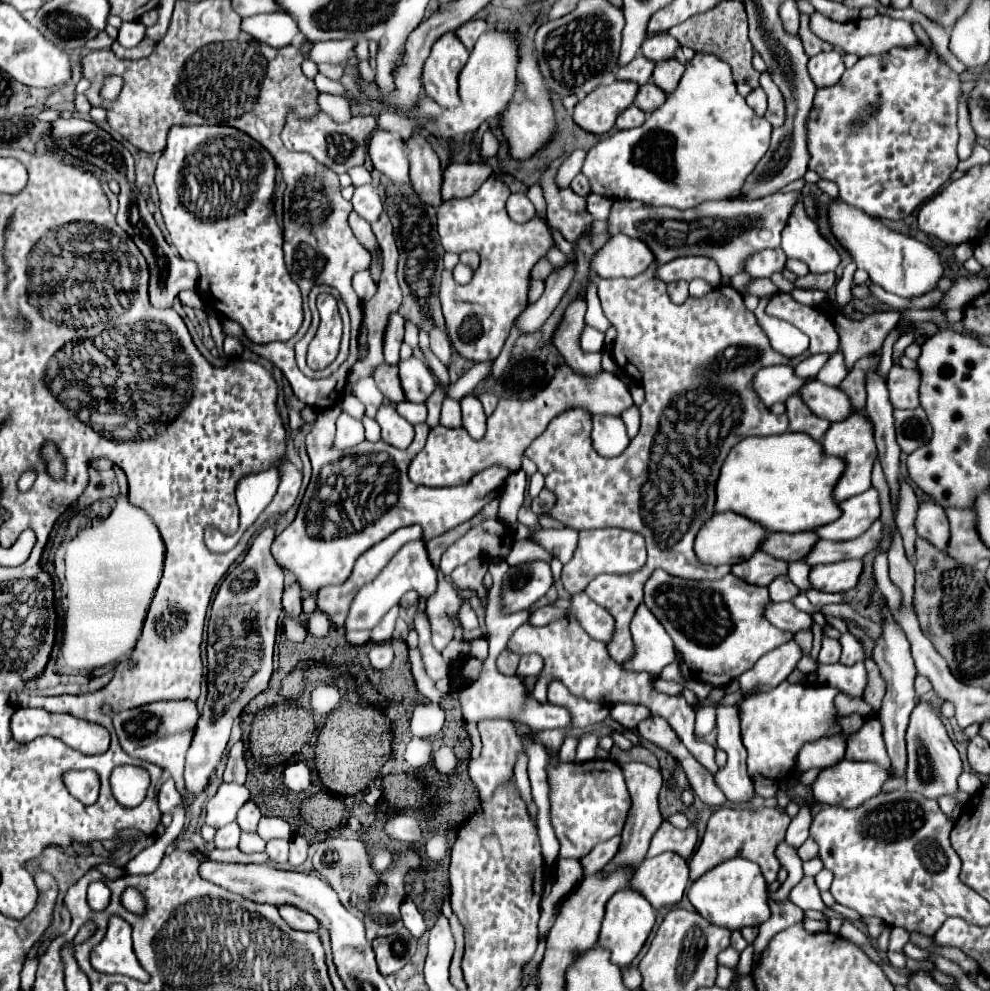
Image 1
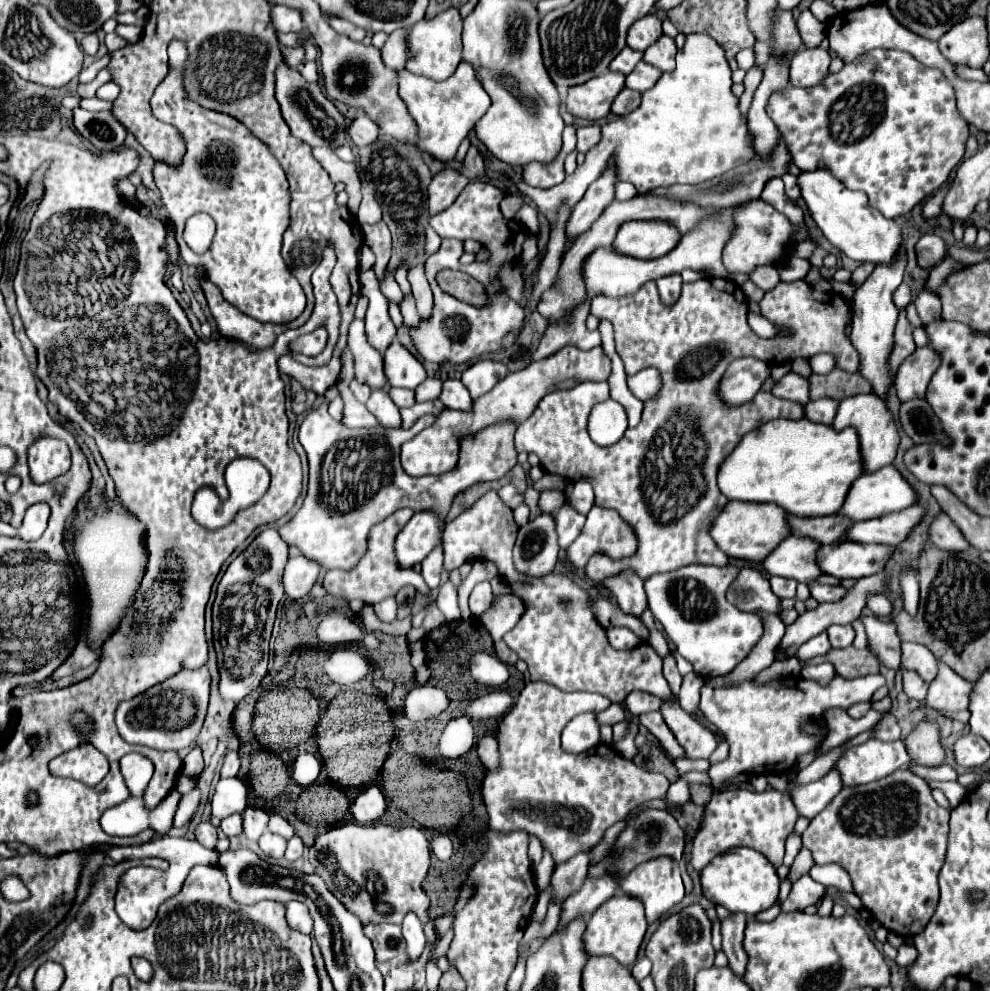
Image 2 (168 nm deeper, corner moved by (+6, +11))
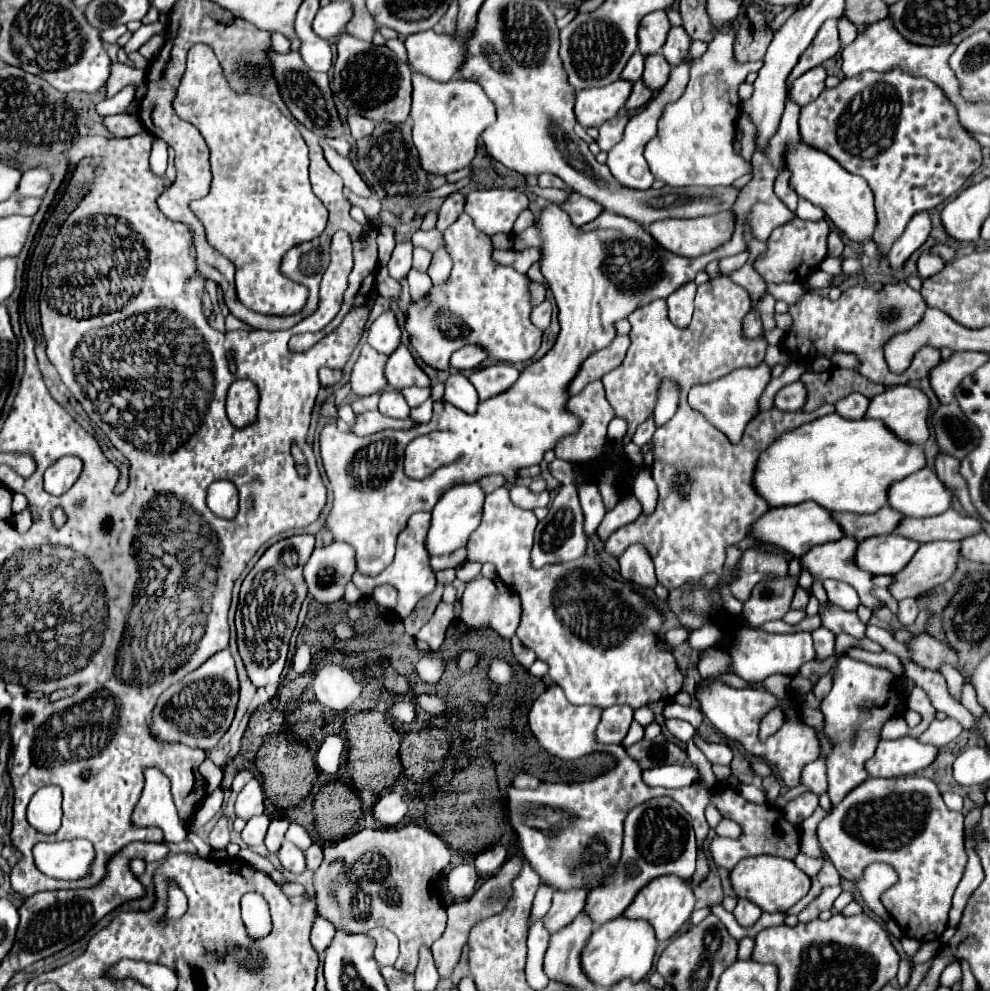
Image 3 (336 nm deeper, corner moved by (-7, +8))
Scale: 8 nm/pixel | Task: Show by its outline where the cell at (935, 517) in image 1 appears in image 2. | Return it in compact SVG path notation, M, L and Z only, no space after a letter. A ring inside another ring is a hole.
M940 512L930 528L928 528L928 534L930 534L930 542L938 548L944 548L944 550L954 550L954 552L960 552L960 550L968 550L968 542L964 540L962 532L954 526L954 522L944 514Z

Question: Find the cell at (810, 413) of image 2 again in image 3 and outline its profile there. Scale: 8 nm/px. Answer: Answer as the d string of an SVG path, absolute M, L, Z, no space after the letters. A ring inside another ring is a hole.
M851 393L851 395L847 395L845 399L837 401L835 407L837 407L837 413L839 413L841 417L861 419L861 417L865 415L867 407L869 407L869 399L867 399L865 395L861 395L861 393Z

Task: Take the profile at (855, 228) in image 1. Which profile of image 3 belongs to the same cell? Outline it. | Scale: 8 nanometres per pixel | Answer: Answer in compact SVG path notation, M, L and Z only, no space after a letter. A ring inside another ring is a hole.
M799 141L797 145L787 145L785 161L787 169L791 171L791 187L799 197L821 207L833 221L833 225L841 233L845 233L851 241L861 245L873 241L873 229L877 225L877 217L875 217L873 191L865 183L865 179L861 179L859 175L851 175L831 155L827 155L825 151L817 151L815 147L809 147L803 141Z

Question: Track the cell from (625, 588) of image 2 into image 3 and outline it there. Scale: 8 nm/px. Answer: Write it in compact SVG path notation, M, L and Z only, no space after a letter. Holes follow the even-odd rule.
M629 545L621 557L621 575L627 581L635 581L641 587L655 587L657 579L655 579L655 569L653 569L653 561L647 553L647 549L643 545Z

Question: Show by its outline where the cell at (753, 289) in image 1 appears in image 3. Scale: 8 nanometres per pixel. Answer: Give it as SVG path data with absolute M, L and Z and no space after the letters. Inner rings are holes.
M827 257L823 263L821 263L821 271L827 271L827 273L833 273L833 275L839 275L843 273L841 271L841 263L843 263L845 257Z

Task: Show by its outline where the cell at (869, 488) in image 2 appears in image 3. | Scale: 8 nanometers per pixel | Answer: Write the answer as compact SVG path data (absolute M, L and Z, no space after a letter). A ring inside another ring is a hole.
M929 467L889 487L889 505L905 517L931 517L945 513L953 503L953 497L953 491L949 491Z

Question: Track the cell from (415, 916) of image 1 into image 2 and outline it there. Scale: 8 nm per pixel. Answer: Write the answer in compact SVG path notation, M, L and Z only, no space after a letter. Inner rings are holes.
M408 912L408 916L404 916L404 922L402 922L402 934L406 938L406 944L408 944L408 956L414 960L422 954L424 946L426 946L426 936L424 936L424 930L422 930L422 922L420 918L414 914L414 912Z

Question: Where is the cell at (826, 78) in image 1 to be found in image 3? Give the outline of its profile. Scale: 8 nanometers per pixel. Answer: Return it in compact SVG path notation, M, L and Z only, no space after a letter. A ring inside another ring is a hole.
M813 67L807 73L803 73L799 79L795 79L789 87L789 99L797 103L799 107L805 107L809 101L817 99L819 93L825 89L825 69L823 67Z

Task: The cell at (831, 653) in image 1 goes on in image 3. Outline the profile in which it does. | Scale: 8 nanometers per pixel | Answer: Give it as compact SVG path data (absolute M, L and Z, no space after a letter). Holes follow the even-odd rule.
M817 627L815 631L811 631L813 635L813 643L815 643L815 651L817 651L817 659L827 659L829 655L833 655L833 645L835 645L835 635L825 629L825 627Z

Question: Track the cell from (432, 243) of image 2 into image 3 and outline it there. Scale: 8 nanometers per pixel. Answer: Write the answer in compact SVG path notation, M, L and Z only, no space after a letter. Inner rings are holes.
M433 229L433 231L417 231L411 241L413 241L415 247L425 247L425 249L433 249L433 251L435 251L439 245L443 245L441 233L439 233L437 229Z

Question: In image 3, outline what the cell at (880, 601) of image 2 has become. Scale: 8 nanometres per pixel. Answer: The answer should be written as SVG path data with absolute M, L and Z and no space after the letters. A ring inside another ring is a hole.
M905 599L899 603L897 619L901 621L901 625L911 625L917 619L917 615L919 615L919 607L915 599Z

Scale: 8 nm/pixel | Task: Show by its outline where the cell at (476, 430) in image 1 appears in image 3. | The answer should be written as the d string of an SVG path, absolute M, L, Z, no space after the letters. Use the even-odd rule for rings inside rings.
M461 373L449 375L449 379L445 381L445 395L443 399L451 405L455 405L457 409L465 411L465 413L475 413L477 411L477 391L475 387L469 383L469 379Z

